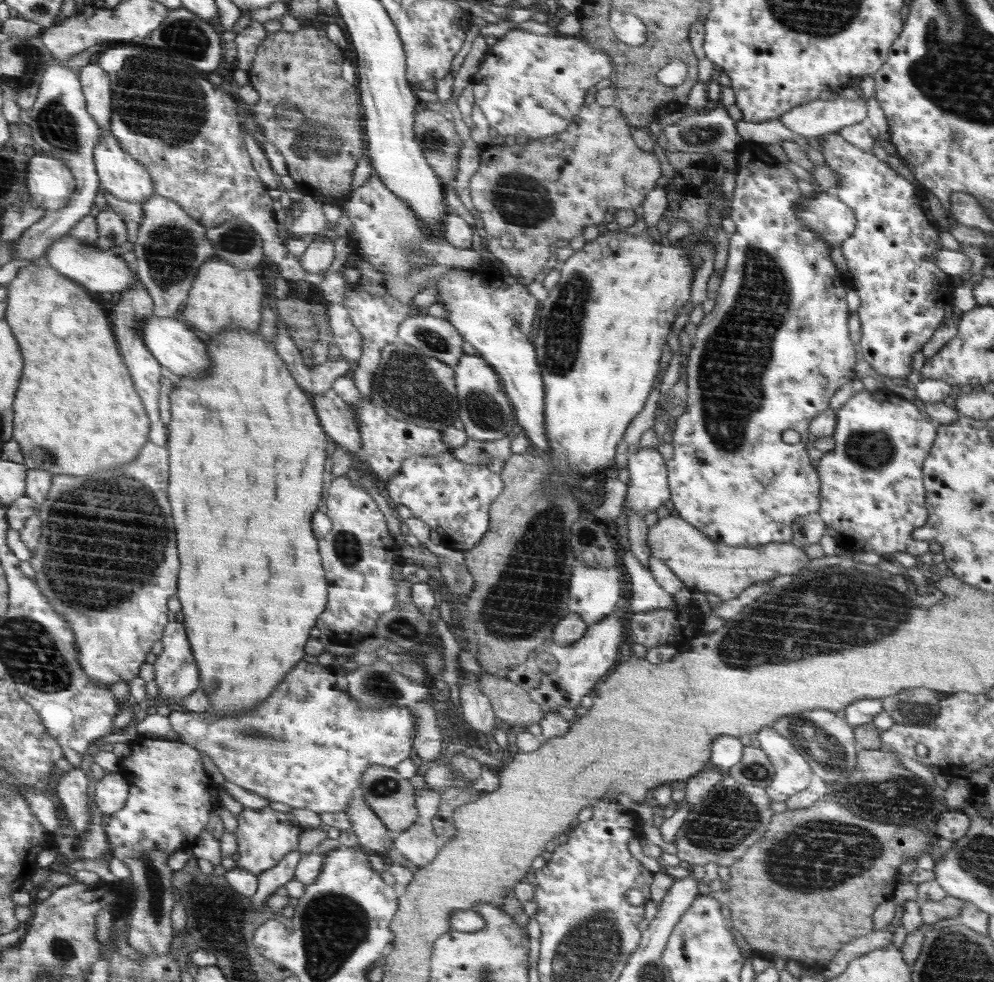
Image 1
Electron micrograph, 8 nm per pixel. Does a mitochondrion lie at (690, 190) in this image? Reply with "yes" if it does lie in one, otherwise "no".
no

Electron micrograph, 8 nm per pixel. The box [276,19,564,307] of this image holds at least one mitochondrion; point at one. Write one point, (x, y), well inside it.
(522, 200)

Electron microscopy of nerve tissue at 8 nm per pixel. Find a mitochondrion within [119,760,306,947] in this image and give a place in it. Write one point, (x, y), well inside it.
(158, 906)

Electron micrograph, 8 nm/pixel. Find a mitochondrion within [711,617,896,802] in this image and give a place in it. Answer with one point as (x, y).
(829, 754)

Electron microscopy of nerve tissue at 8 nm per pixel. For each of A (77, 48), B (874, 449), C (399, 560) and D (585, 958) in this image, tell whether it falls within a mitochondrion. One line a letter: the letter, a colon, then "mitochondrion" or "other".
A: other
B: mitochondrion
C: other
D: mitochondrion

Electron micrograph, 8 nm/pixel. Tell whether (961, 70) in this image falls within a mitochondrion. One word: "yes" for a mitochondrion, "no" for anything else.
yes

